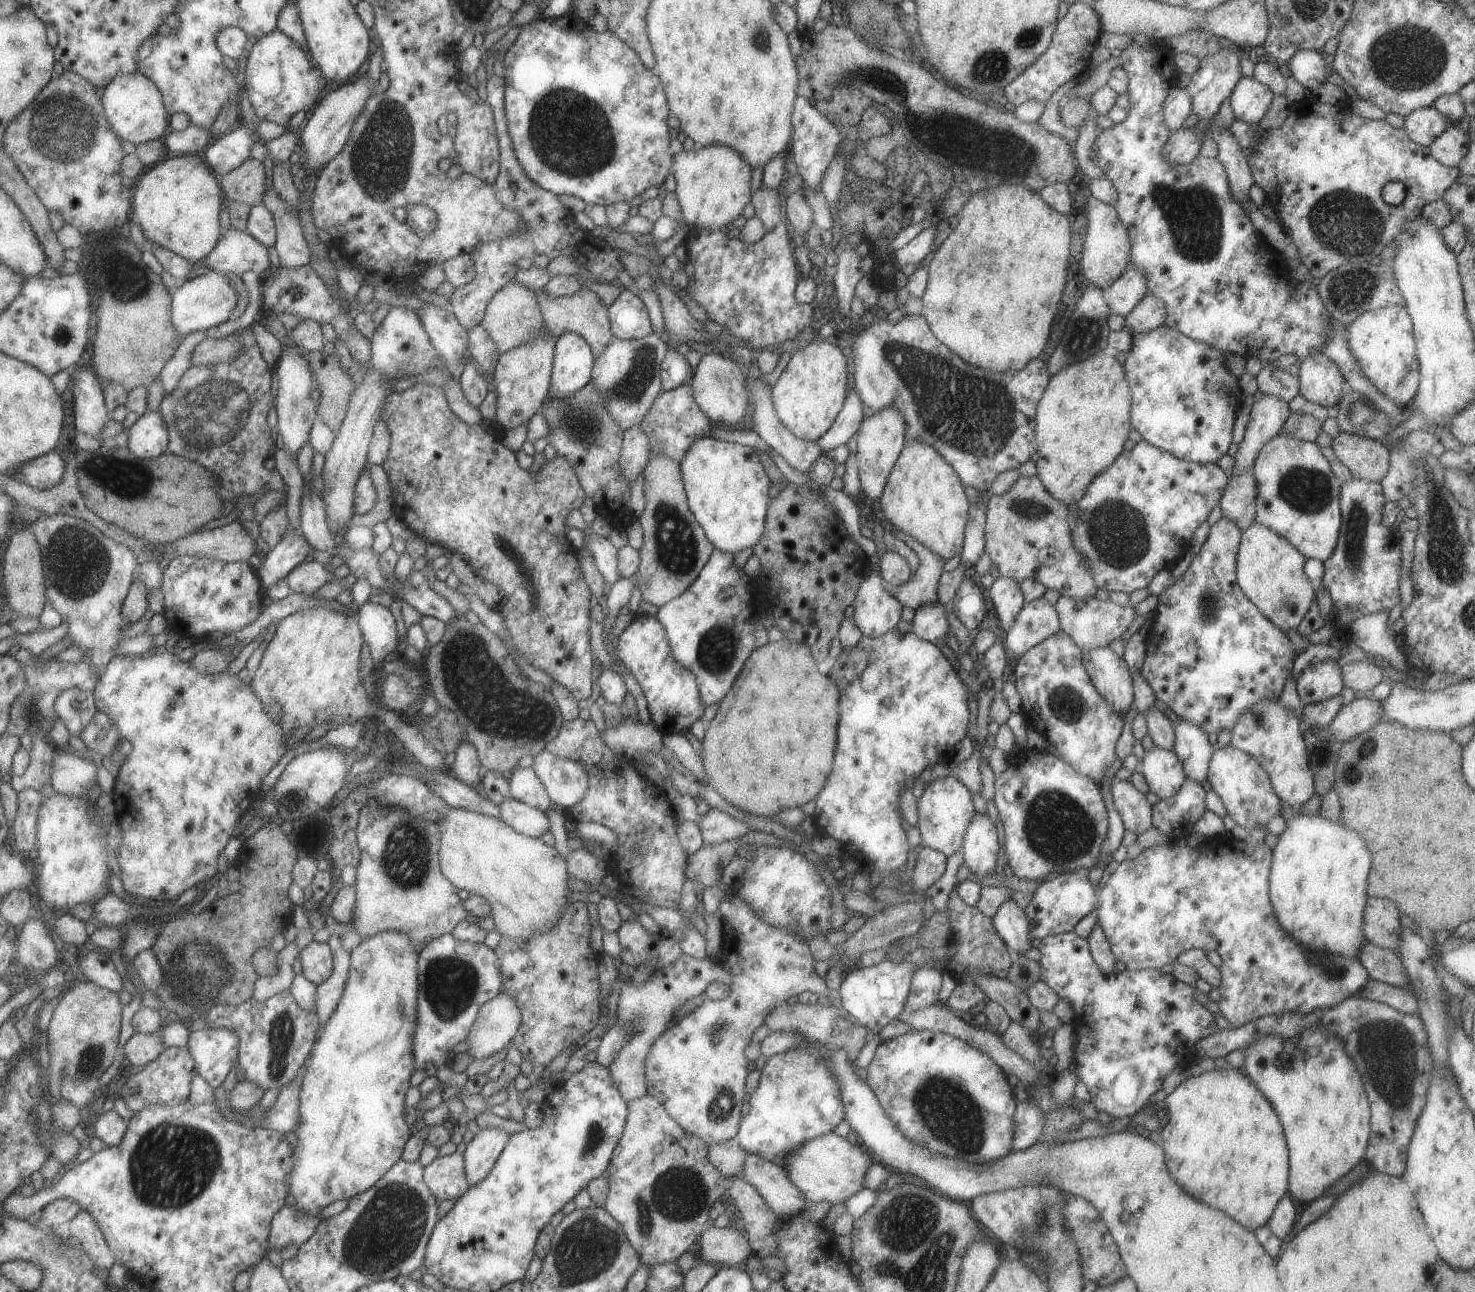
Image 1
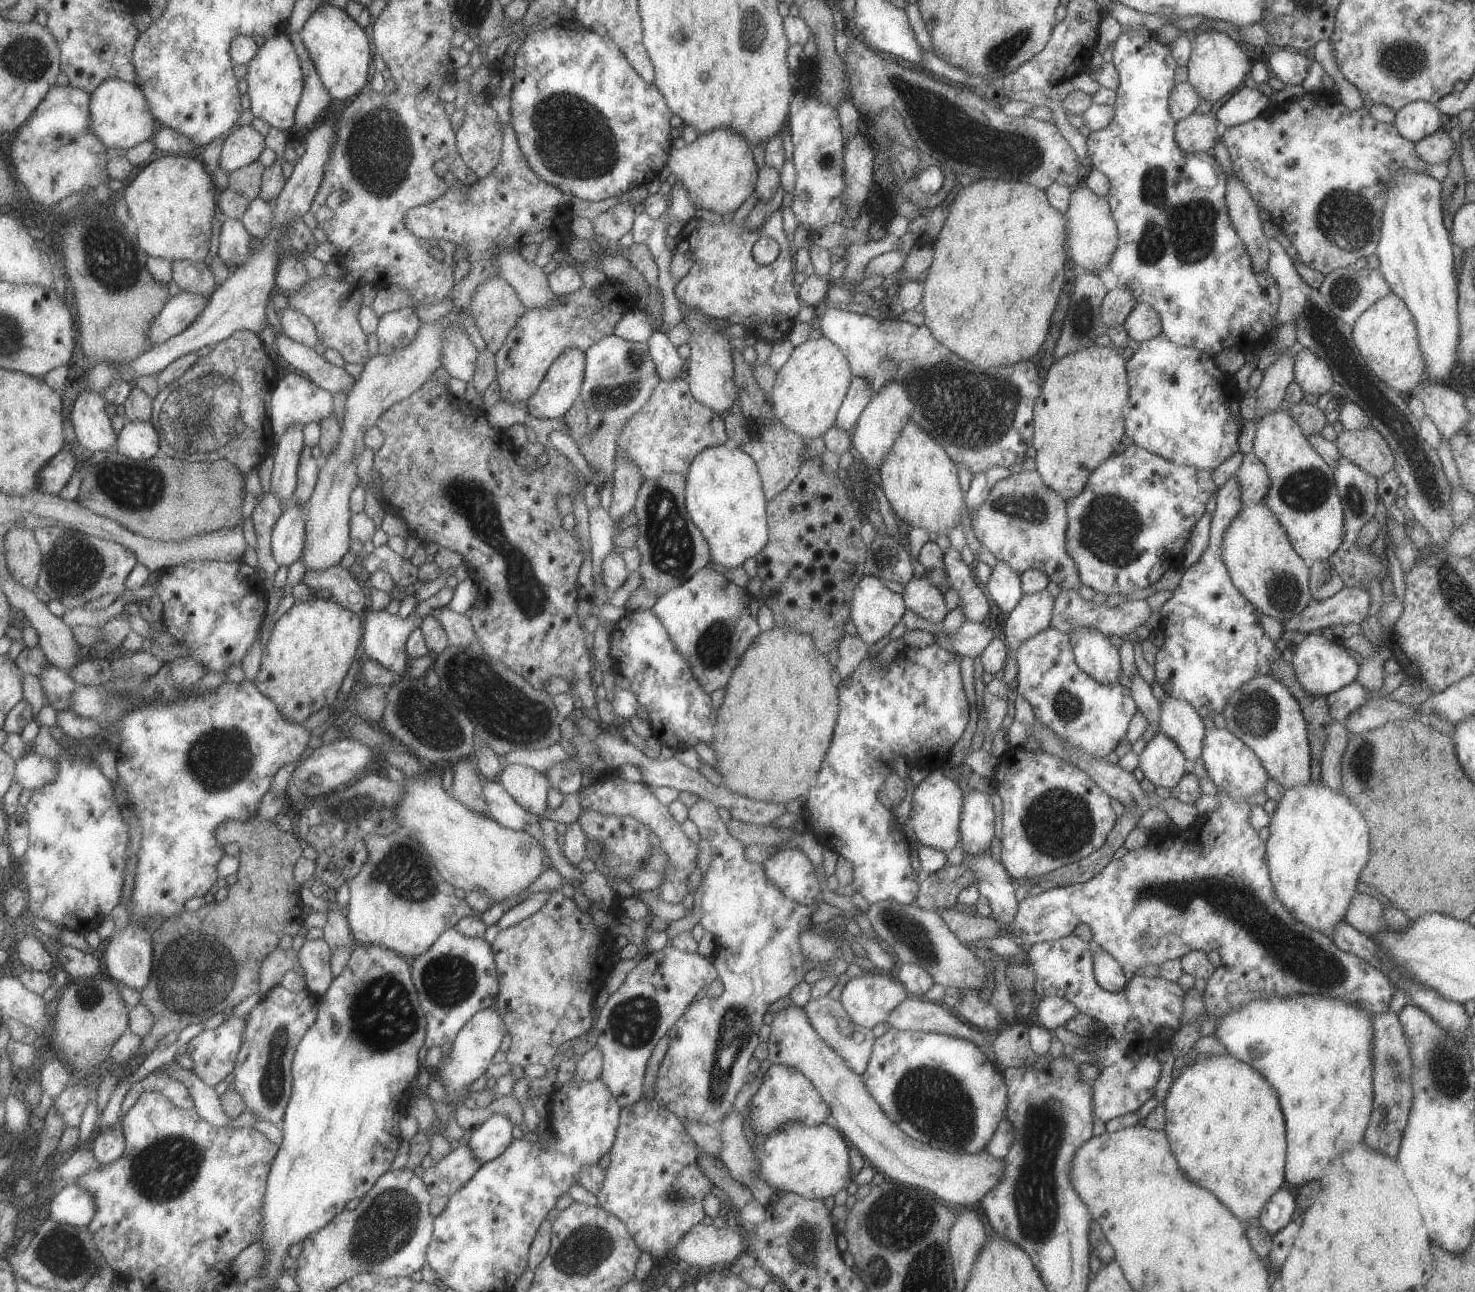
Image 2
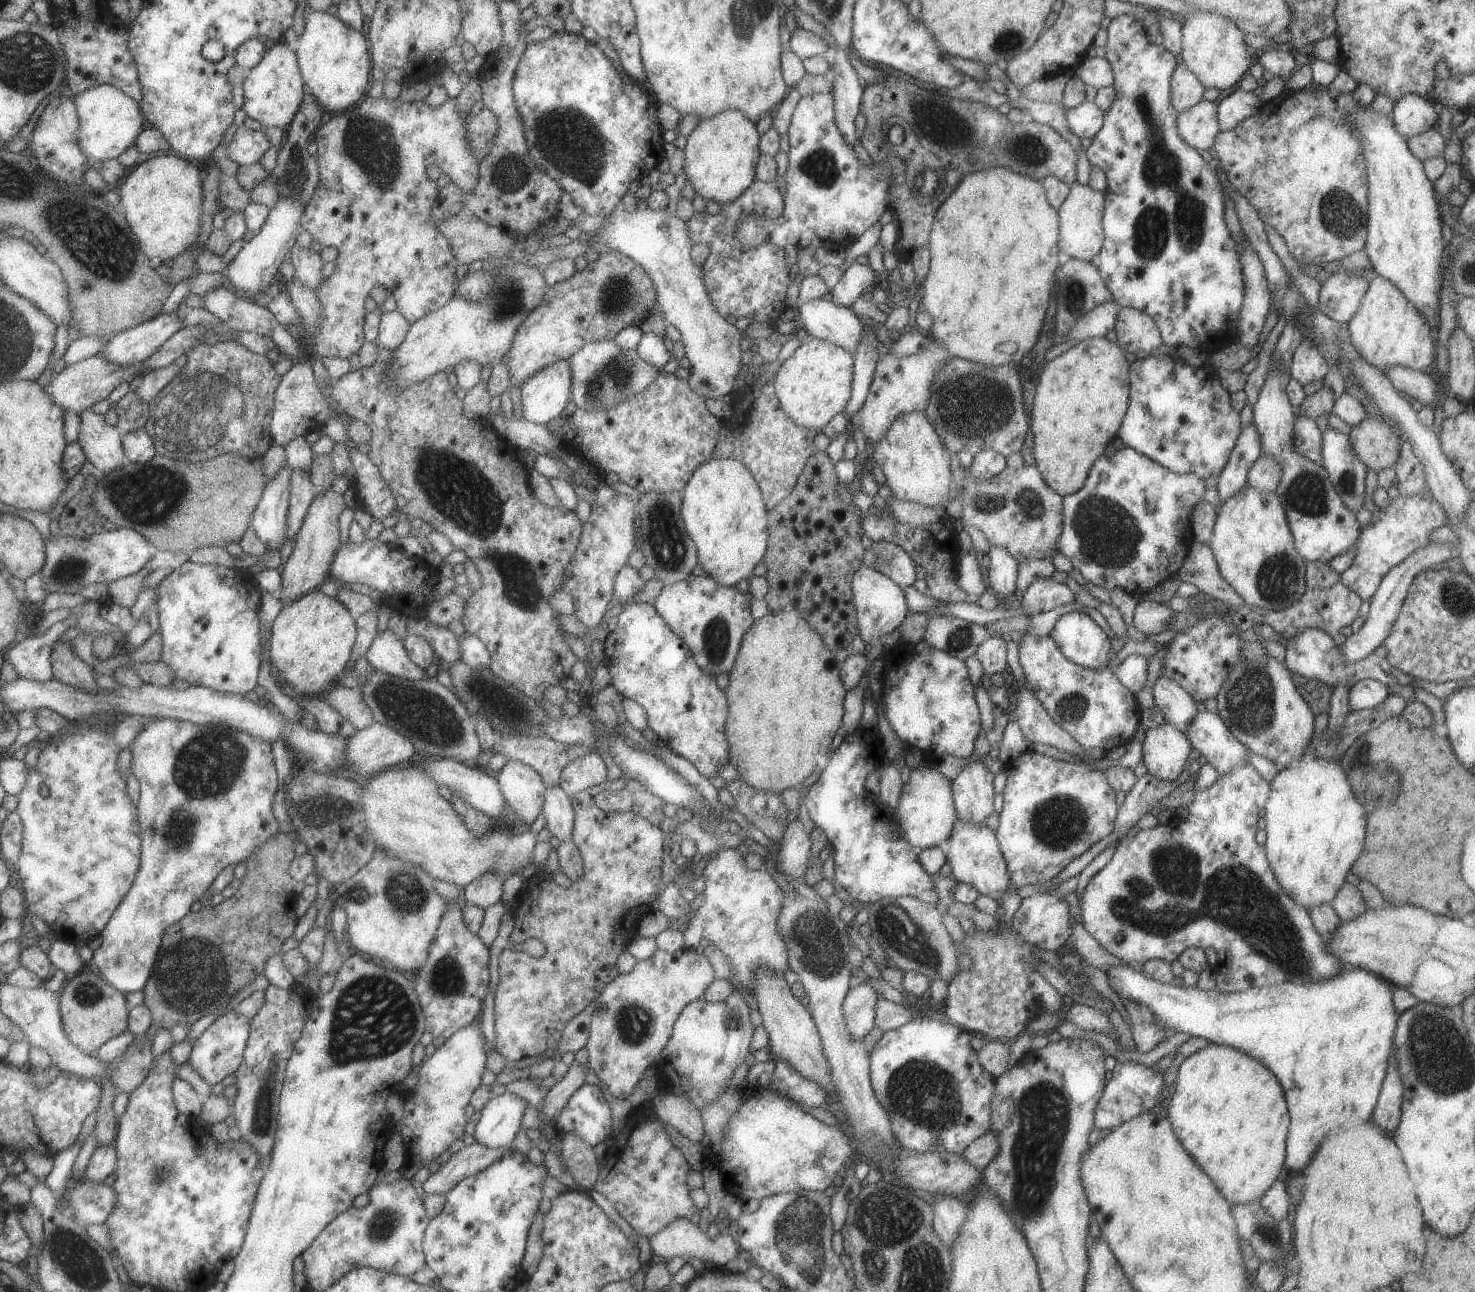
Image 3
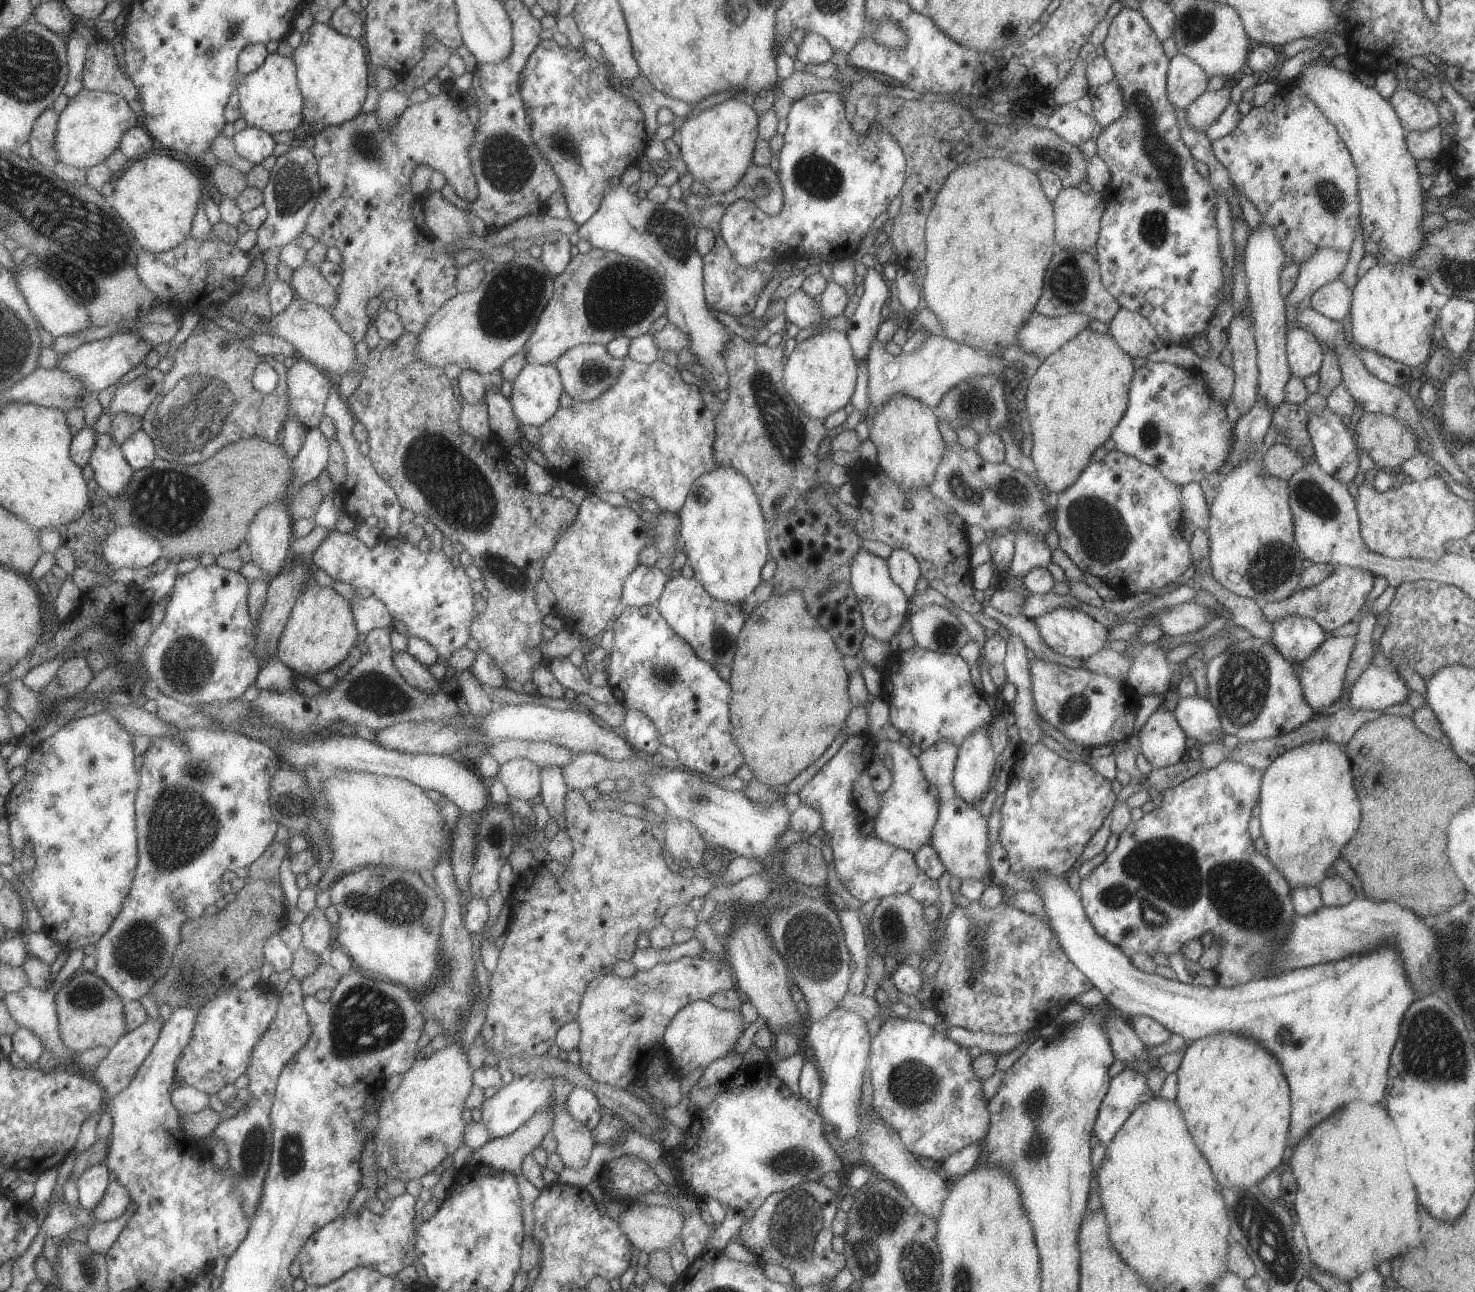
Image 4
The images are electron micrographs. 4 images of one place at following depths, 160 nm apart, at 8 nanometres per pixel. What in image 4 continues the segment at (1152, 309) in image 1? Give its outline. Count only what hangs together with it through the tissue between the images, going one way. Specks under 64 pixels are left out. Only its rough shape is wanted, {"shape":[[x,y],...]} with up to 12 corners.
{"shape":[[1123,307],[1108,334],[1131,358],[1165,344],[1146,318]]}

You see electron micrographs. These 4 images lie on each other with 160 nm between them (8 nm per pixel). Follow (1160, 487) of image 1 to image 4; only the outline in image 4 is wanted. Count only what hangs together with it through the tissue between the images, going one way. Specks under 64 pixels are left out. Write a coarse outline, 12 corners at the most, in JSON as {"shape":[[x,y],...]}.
{"shape":[[1115,448],[1054,495],[1058,547],[1118,592],[1192,564],[1180,486]]}

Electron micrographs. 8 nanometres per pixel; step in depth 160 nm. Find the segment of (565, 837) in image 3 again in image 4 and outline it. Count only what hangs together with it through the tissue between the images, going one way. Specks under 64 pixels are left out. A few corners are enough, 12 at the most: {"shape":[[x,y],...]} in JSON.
{"shape":[[556,766],[540,768],[541,804],[550,816],[564,812],[568,786]]}

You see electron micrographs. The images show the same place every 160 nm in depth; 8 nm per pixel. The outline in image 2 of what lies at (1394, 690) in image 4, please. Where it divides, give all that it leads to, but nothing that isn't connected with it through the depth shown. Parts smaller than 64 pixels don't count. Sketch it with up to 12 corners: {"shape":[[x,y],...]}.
{"shape":[[1353,680],[1324,696],[1331,720],[1341,723],[1368,701]]}

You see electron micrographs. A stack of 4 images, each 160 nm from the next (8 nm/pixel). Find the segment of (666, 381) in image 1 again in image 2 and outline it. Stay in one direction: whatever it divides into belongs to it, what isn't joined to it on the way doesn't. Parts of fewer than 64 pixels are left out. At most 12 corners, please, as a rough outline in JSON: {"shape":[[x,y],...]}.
{"shape":[[654,330],[646,343],[661,381],[676,379],[684,361],[666,334]]}

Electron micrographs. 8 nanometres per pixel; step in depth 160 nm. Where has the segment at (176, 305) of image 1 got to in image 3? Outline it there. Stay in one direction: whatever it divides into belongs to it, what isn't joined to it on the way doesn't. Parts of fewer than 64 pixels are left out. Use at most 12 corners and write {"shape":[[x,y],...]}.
{"shape":[[178,310],[127,329],[101,354],[121,366],[143,362],[180,331]]}

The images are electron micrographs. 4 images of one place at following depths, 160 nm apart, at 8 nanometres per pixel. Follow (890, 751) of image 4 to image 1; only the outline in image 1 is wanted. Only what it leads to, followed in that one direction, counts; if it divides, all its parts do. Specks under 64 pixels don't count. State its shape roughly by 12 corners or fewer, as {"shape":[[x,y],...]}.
{"shape":[[952,776],[916,799],[921,845],[945,857],[962,846],[975,810]]}

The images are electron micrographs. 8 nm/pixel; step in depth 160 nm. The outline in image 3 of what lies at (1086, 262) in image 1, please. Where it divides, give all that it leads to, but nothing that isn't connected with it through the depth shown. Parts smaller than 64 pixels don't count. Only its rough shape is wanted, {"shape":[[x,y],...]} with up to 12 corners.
{"shape":[[1076,180],[1056,210],[1058,250],[1094,262],[1105,194]]}

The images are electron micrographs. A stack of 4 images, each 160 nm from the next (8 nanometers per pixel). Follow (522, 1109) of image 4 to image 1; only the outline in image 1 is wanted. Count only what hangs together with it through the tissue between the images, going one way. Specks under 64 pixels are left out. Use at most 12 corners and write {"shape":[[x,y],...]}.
{"shape":[[483,1128],[461,1147],[469,1186],[481,1182],[509,1134]]}

